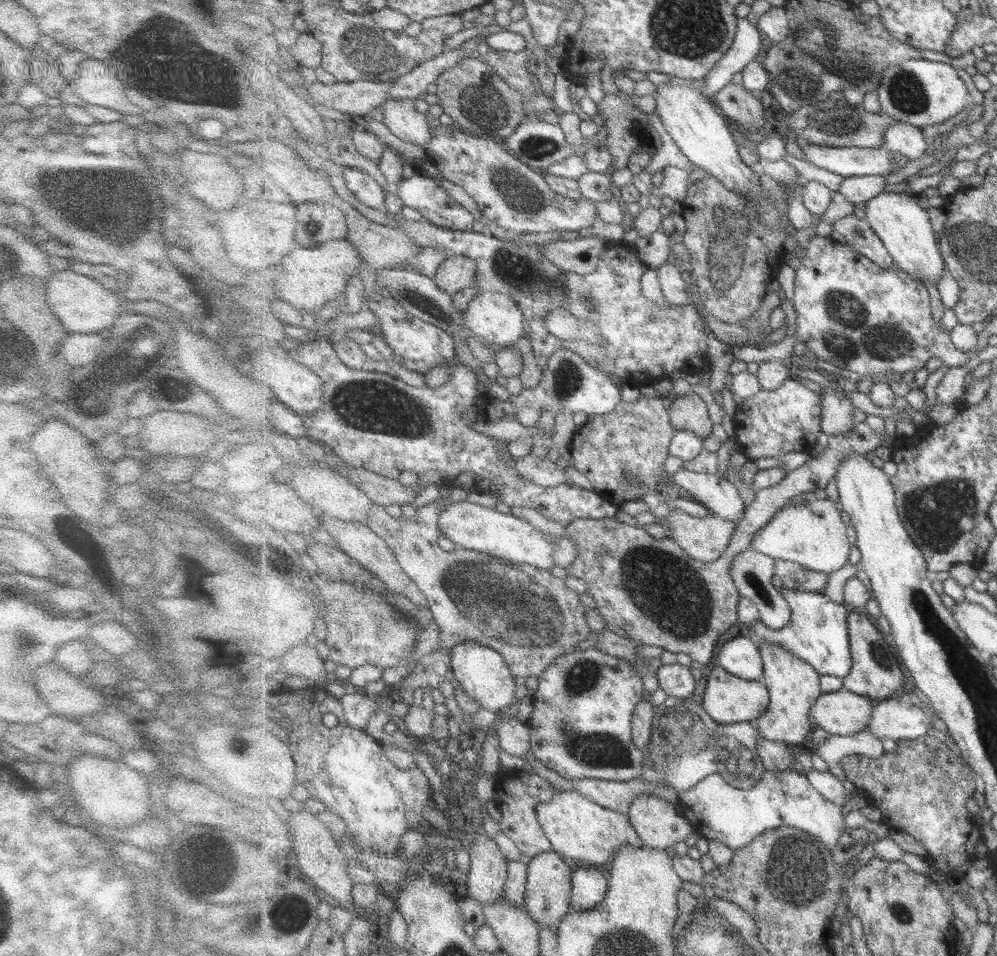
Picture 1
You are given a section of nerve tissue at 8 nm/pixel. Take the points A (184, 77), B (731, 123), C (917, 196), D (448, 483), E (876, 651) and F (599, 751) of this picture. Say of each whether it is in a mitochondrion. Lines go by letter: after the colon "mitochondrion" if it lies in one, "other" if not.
A: mitochondrion
B: other
C: other
D: other
E: mitochondrion
F: mitochondrion

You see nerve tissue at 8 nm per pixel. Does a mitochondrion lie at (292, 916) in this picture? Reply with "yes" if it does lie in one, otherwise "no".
yes

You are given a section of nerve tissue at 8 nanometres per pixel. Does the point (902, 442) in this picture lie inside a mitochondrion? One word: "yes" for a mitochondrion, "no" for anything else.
no

